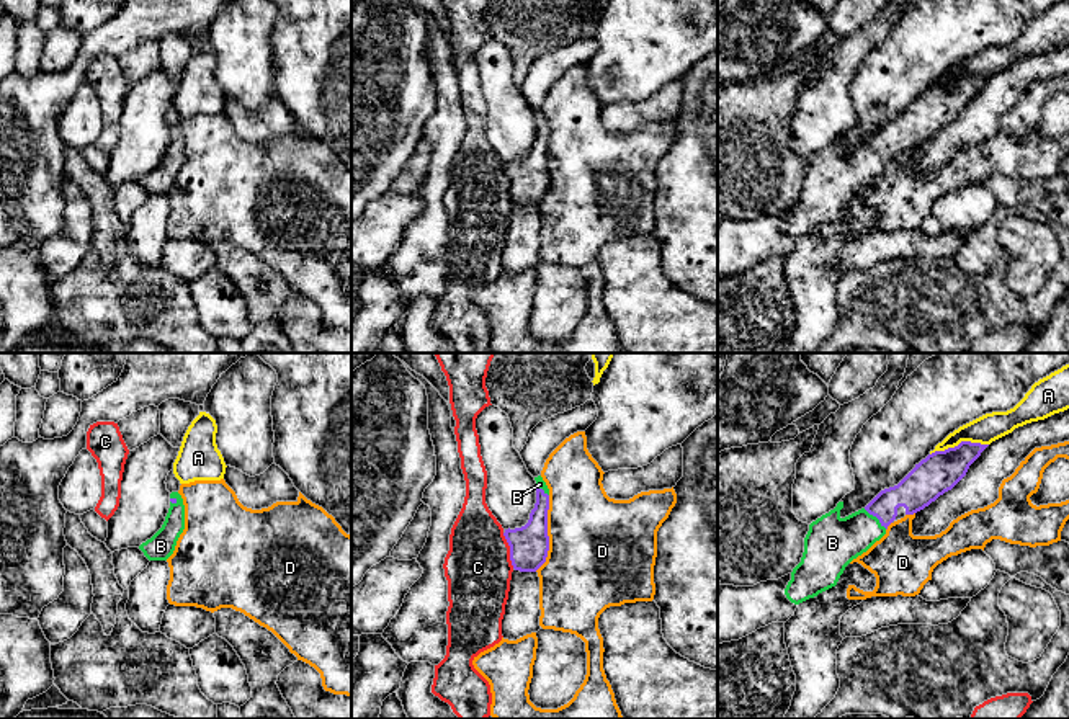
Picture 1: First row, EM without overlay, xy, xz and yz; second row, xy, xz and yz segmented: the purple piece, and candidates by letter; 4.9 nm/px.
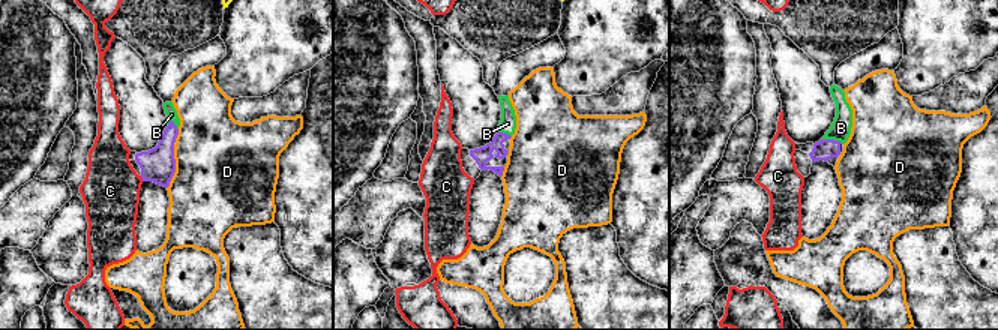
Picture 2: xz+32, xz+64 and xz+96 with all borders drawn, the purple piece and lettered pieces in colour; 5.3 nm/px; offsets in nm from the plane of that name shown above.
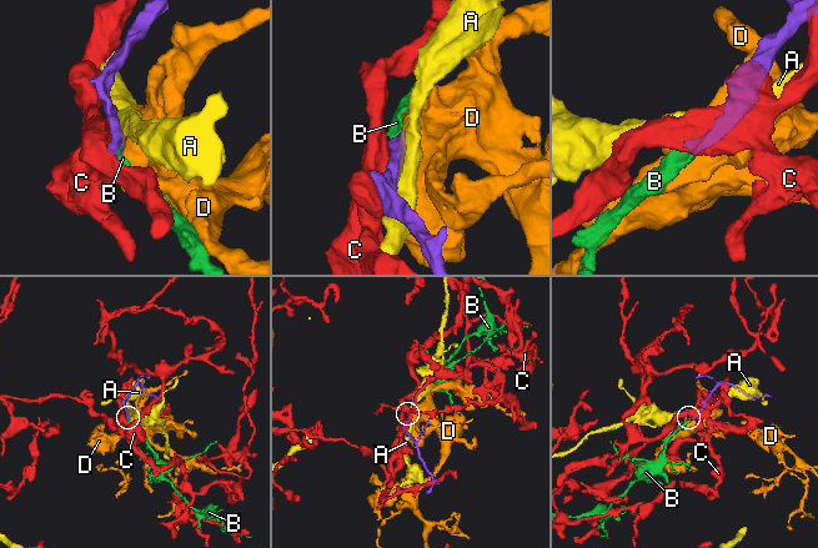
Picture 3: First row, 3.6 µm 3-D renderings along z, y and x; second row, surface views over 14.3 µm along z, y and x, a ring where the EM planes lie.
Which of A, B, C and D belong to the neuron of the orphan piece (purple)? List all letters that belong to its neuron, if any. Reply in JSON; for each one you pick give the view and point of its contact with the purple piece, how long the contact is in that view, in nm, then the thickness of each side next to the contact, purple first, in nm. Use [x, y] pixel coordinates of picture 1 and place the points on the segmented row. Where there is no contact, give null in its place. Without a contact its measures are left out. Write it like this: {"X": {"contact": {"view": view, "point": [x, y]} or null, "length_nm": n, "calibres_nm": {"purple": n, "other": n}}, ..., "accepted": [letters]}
{"B": {"contact": {"view": "yz", "point": [875, 515]}, "length_nm": 160, "calibres_nm": {"purple": 180, "other": 260}}, "accepted": ["B"]}

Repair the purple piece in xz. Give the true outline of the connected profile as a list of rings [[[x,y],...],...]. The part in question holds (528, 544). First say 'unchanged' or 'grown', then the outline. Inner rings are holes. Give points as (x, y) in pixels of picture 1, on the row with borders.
grown; [[[541,476],[536,480],[536,503],[525,526],[505,529],[503,536],[510,546],[510,560],[515,570],[536,572],[548,557],[548,510],[549,489]]]

